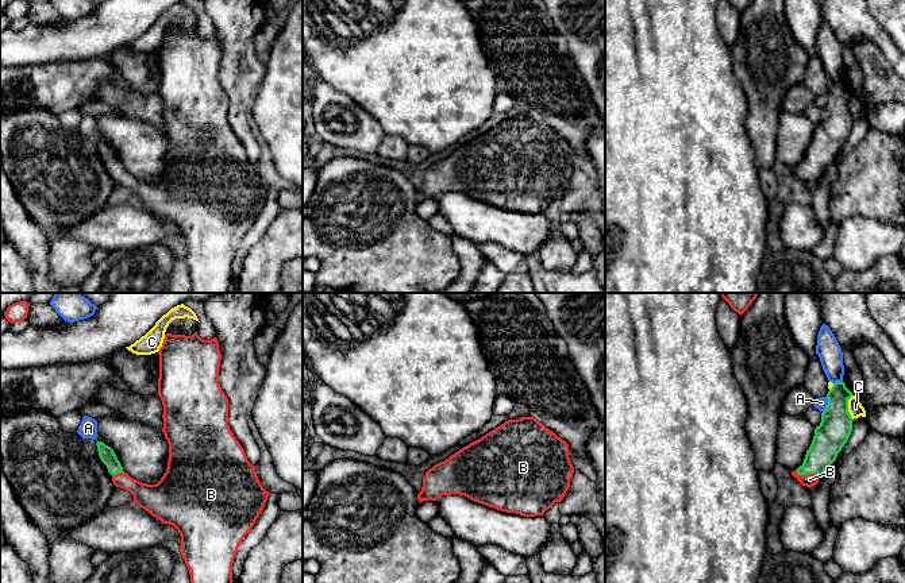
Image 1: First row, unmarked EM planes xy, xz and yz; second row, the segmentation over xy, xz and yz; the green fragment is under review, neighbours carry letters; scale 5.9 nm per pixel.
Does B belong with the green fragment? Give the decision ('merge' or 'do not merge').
merge

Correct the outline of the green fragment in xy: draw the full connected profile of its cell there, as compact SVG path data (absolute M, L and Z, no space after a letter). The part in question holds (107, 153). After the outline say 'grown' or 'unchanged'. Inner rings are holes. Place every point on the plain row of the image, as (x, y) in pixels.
M195 30L192 34L185 34L185 32L172 32L166 31L162 45L158 49L159 53L159 76L158 76L158 93L162 99L163 103L163 126L162 130L165 132L165 136L169 140L169 158L167 158L167 166L161 178L157 182L147 182L142 181L134 175L131 175L127 170L123 169L123 165L120 159L118 158L113 147L108 143L105 143L101 139L97 139L97 148L101 159L107 163L108 170L112 173L112 179L116 185L124 186L130 189L134 193L134 201L136 201L139 205L145 206L149 209L153 215L159 217L162 221L169 221L173 223L177 229L181 233L181 243L180 243L180 250L182 256L185 258L185 262L189 267L190 273L190 281L192 281L192 293L228 293L230 285L232 282L232 260L235 256L235 252L238 250L238 246L244 236L244 233L251 228L254 224L257 216L262 211L265 201L269 194L269 189L263 186L261 182L257 170L255 170L255 163L253 163L244 151L244 147L234 134L234 131L230 127L228 123L228 96L224 92L224 89L220 85L219 81L219 65L220 65L220 58L222 58L222 51L219 47L219 39L216 35L211 38L204 38L201 36L197 30Z; grown

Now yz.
M844 80L833 81L828 89L828 103L821 111L821 120L806 148L804 161L792 169L792 173L806 185L819 181L819 174L836 158L852 130L852 115L848 109L848 97L852 90Z; grown

